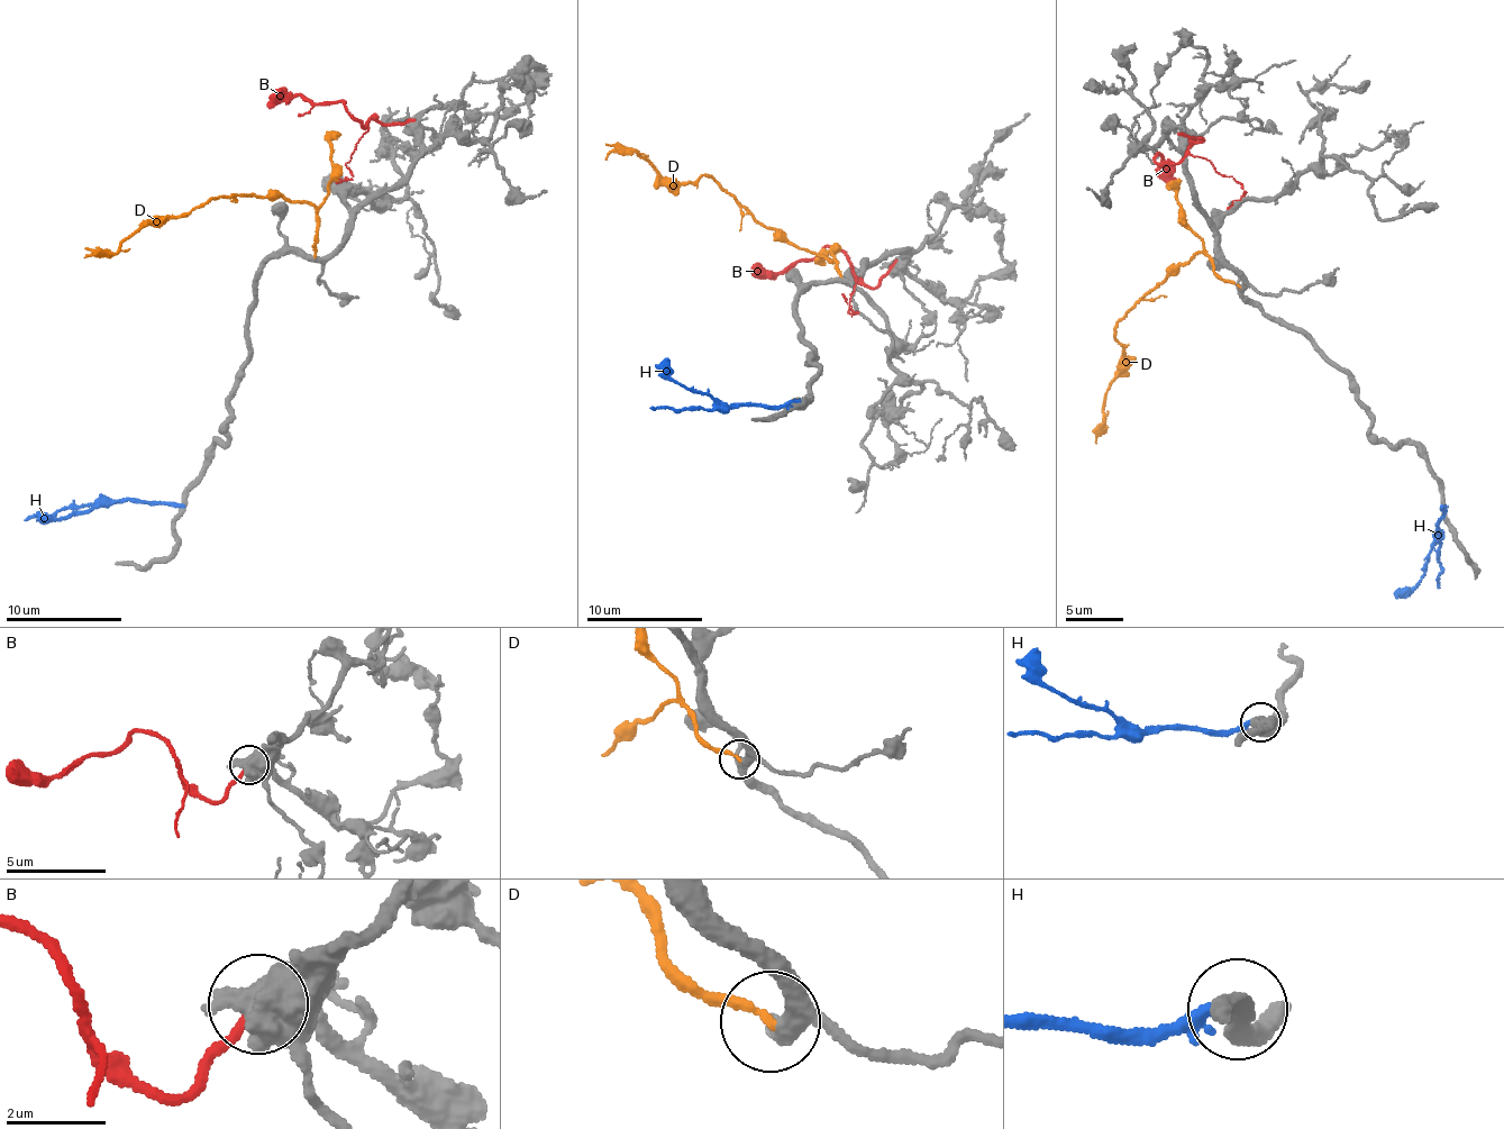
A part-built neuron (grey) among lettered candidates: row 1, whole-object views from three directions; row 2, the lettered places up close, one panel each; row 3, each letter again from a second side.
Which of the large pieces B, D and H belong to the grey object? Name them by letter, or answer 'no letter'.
no letter

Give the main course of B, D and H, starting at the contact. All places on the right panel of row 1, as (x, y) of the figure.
B: (1185, 136), (1202, 142), (1177, 163), (1157, 163), (1157, 154), (1163, 165), (1169, 161), (1164, 176), (1168, 184)
D: (1238, 285), (1199, 252), (1132, 307), (1117, 324), (1114, 337), (1123, 354), (1105, 392), (1100, 433), (1106, 429)
H: (1442, 507), (1418, 582), (1394, 597)

